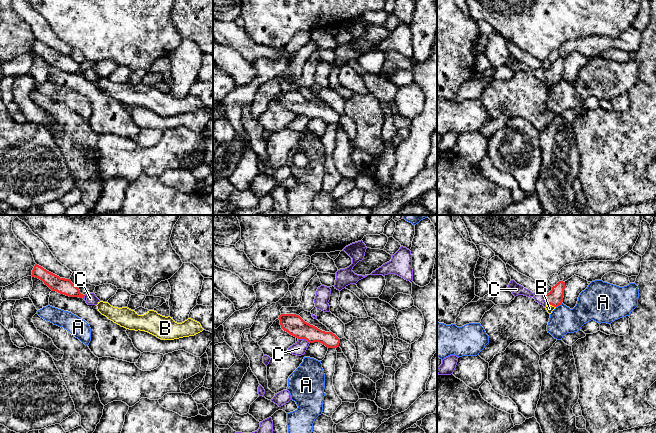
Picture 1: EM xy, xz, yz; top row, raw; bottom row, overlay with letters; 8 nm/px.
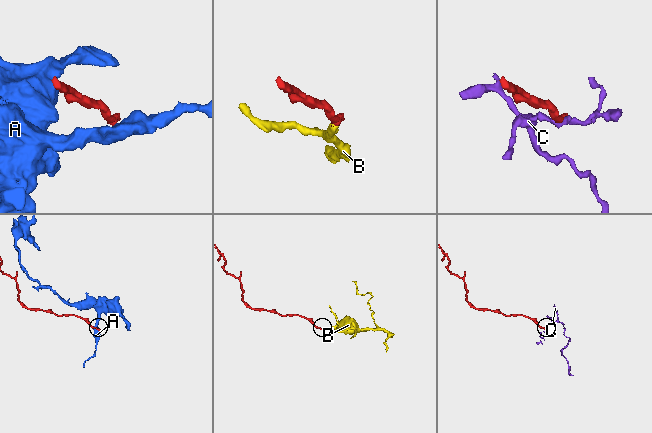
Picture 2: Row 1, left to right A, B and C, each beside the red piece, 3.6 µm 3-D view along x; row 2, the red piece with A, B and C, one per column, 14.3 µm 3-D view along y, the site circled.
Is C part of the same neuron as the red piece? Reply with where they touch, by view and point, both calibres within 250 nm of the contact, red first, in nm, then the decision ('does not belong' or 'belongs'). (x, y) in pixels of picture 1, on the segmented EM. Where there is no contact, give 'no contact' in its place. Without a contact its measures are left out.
meets red in xz at (304, 338); 160 nm thick on the red side, 110 nm on the other; does not belong

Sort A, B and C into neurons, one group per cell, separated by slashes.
A / B / C

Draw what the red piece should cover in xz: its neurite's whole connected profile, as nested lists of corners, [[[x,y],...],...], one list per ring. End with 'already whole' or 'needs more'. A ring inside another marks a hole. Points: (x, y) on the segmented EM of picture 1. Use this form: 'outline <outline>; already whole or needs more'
outline [[[281,314],[278,318],[281,328],[290,335],[305,339],[309,343],[319,342],[328,348],[339,347],[340,339],[332,332],[325,332],[305,322],[296,314]]]; already whole

